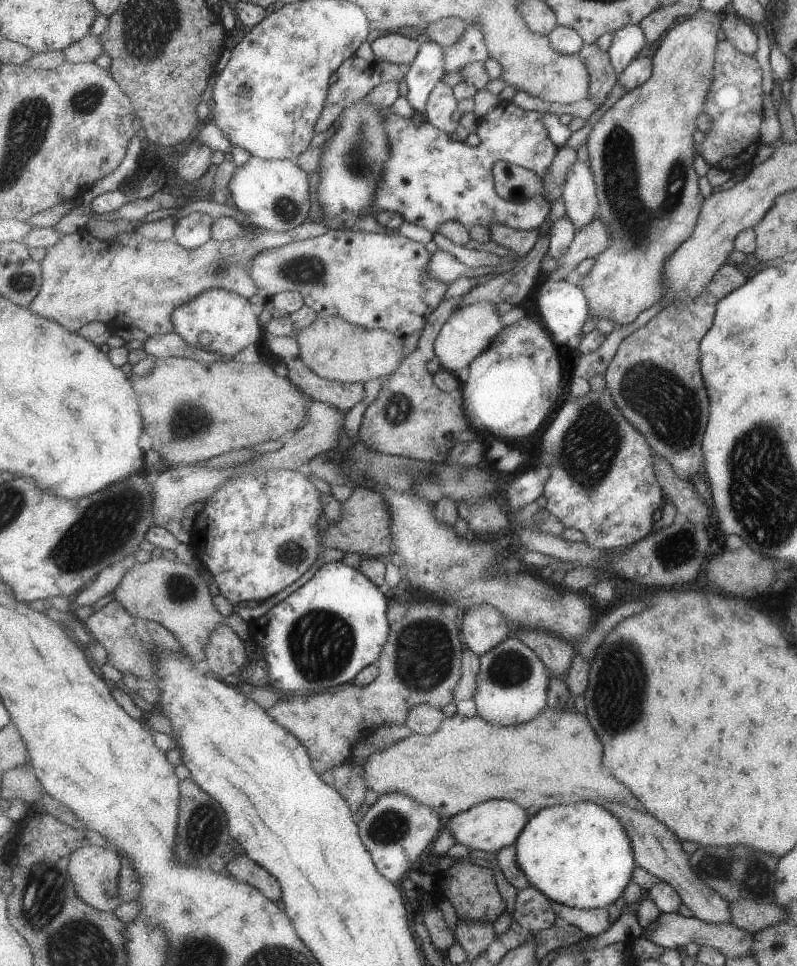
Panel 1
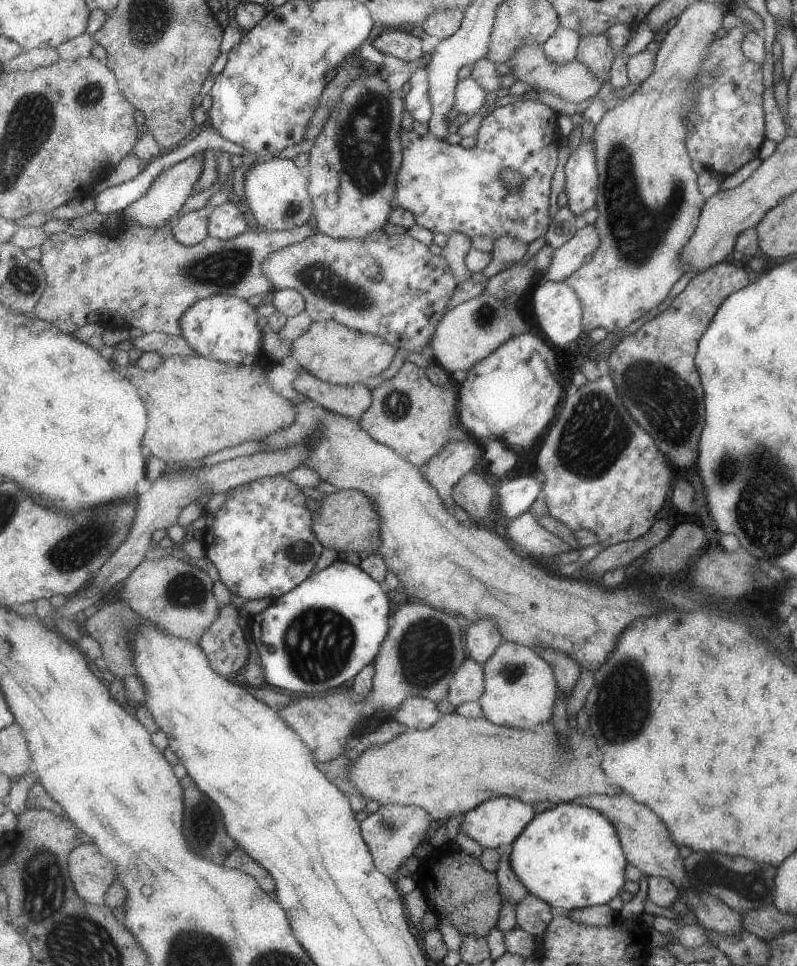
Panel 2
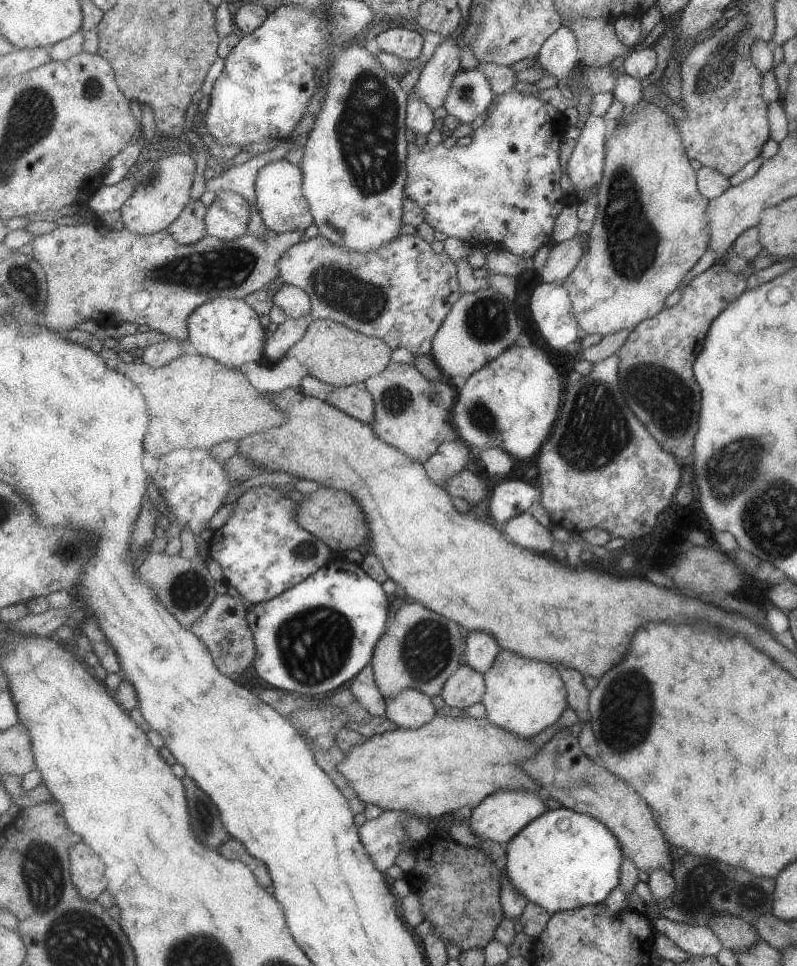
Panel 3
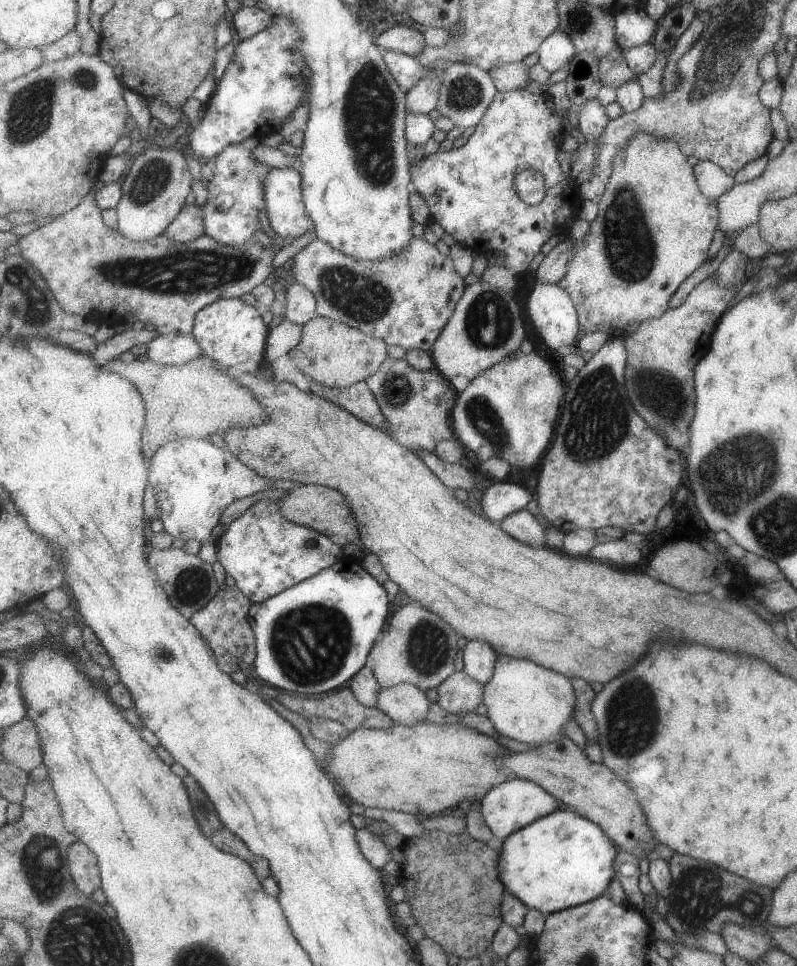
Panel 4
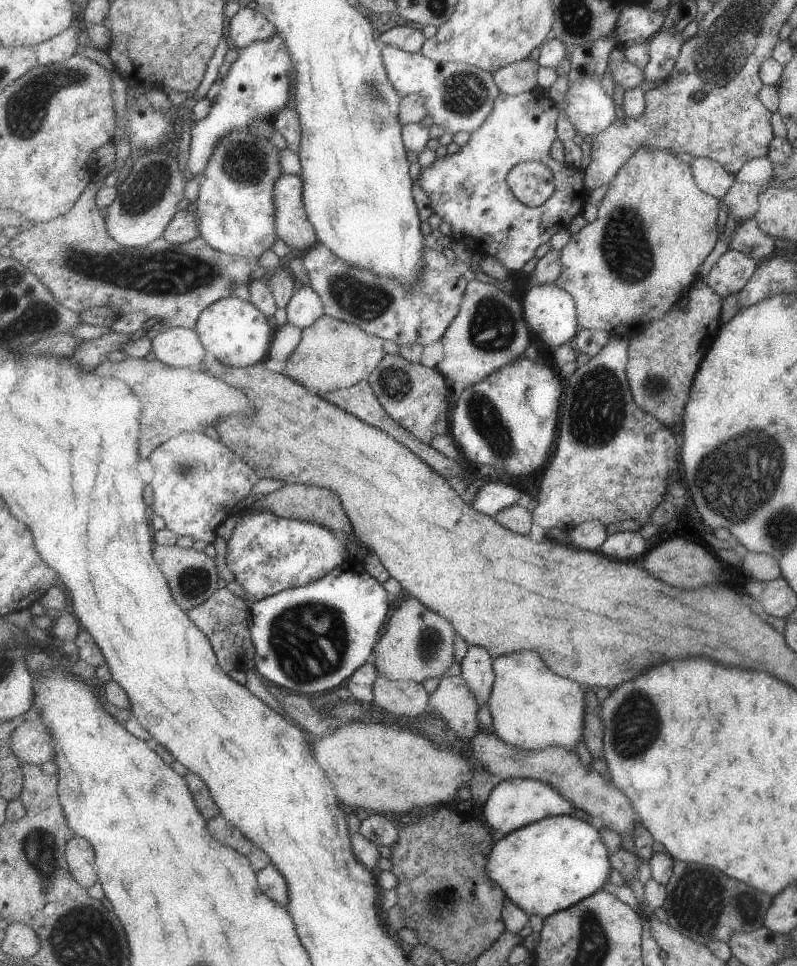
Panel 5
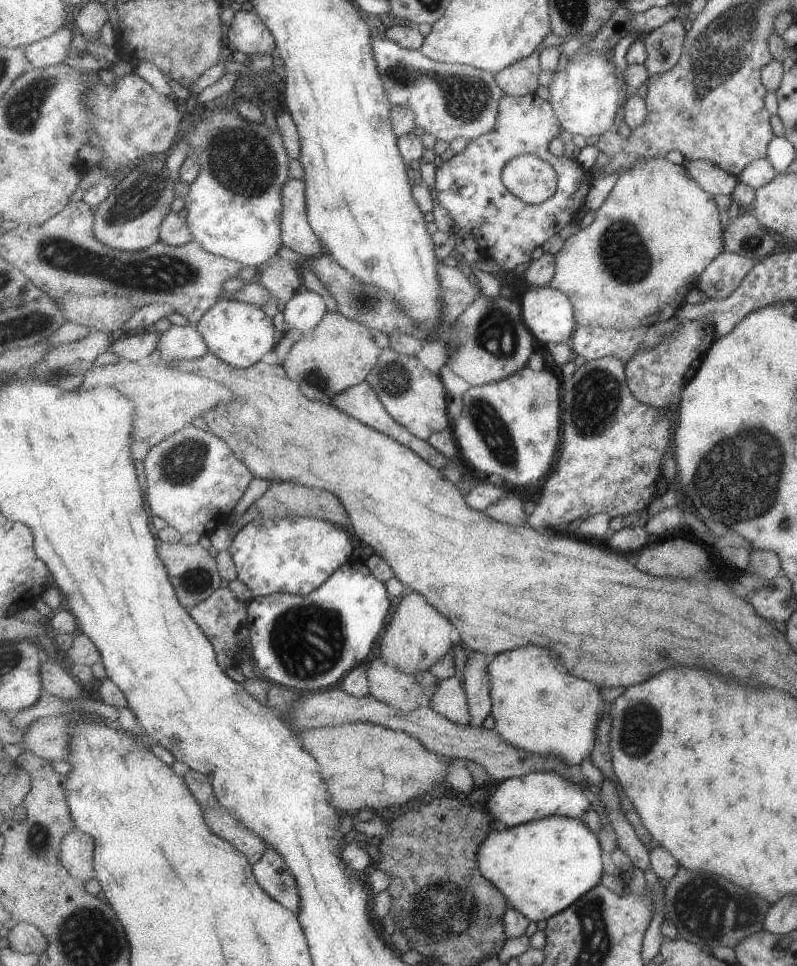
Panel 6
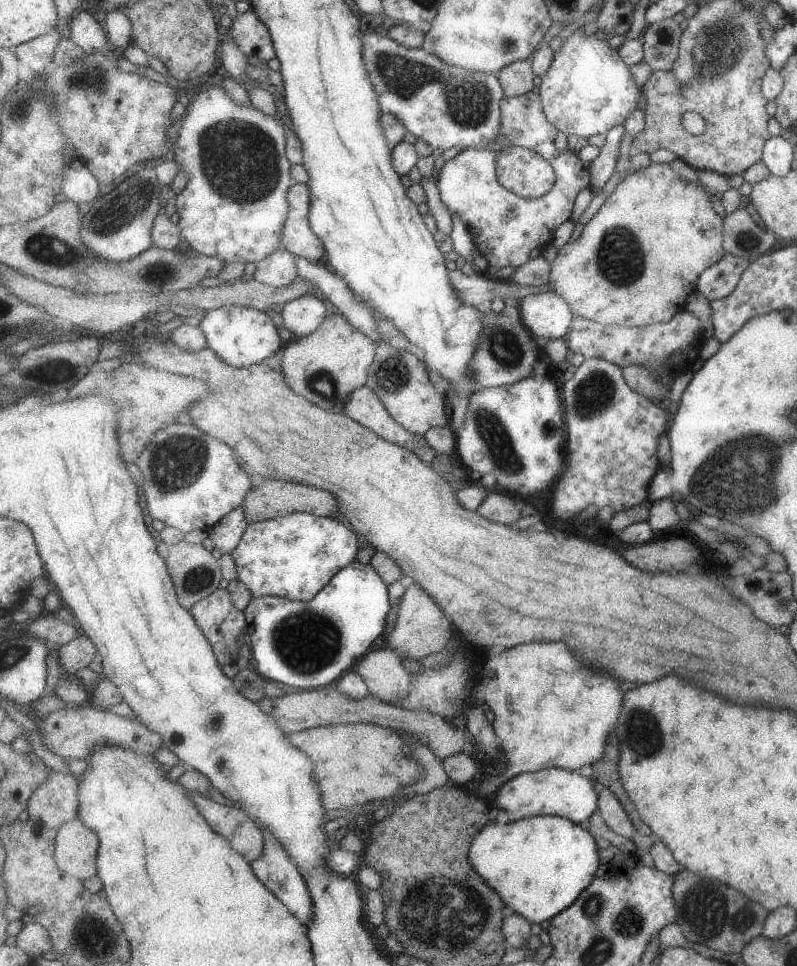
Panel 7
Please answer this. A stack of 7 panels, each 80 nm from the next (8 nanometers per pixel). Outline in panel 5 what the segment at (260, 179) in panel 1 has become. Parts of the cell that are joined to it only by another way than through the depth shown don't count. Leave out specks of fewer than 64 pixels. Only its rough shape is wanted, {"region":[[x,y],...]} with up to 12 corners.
{"region":[[304,179],[276,182],[279,238],[297,255],[319,242]]}

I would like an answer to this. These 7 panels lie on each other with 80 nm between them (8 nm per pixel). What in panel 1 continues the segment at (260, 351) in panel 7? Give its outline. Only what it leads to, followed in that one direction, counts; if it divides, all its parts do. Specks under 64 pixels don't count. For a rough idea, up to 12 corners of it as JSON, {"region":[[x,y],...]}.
{"region":[[202,292],[173,311],[193,348],[235,358],[262,343],[247,297]]}

